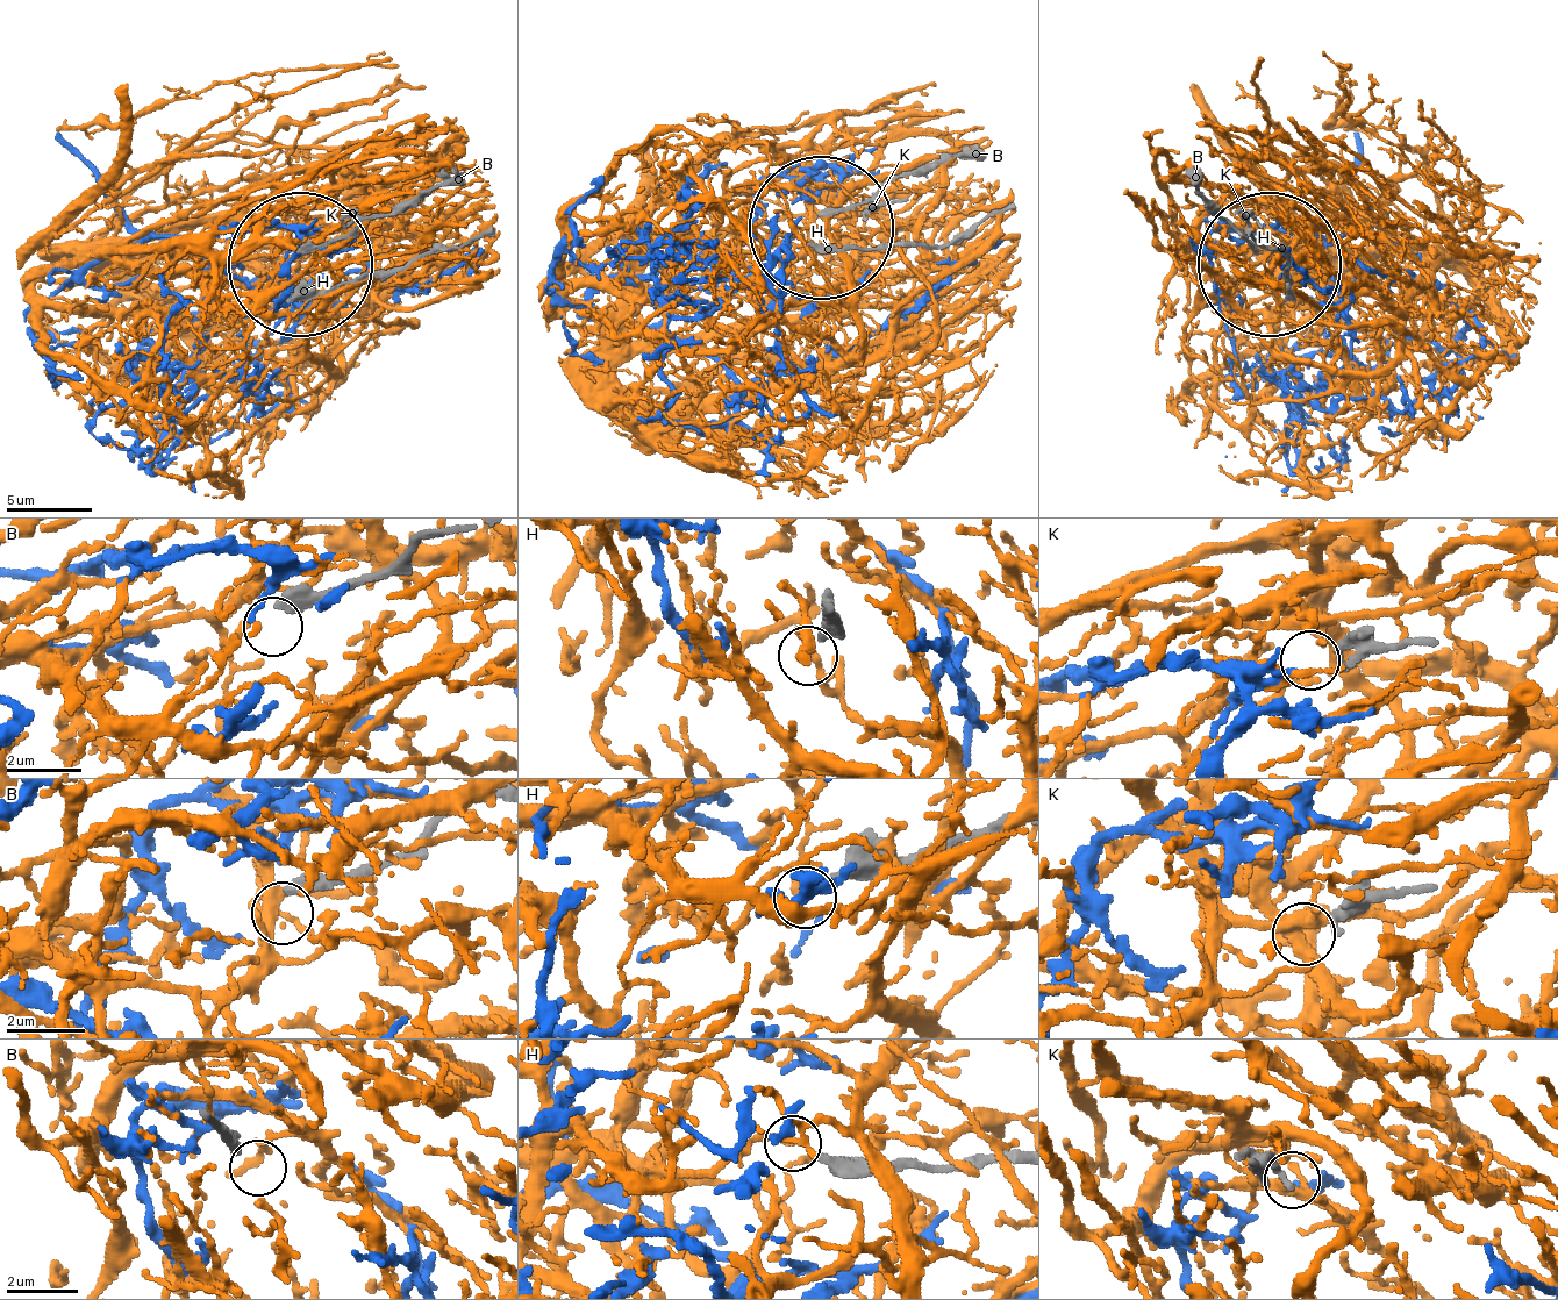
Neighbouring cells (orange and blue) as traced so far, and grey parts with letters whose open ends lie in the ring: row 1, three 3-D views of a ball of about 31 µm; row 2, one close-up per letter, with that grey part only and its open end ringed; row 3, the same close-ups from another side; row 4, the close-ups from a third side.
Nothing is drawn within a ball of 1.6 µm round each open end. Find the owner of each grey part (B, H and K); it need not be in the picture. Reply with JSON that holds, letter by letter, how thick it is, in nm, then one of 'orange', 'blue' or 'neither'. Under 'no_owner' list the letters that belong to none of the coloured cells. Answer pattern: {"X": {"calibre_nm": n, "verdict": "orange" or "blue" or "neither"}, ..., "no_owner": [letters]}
{"B": {"calibre_nm": 380, "verdict": "neither"}, "H": {"calibre_nm": 360, "verdict": "neither"}, "K": {"calibre_nm": 200, "verdict": "neither"}, "no_owner": ["B", "H", "K"]}

